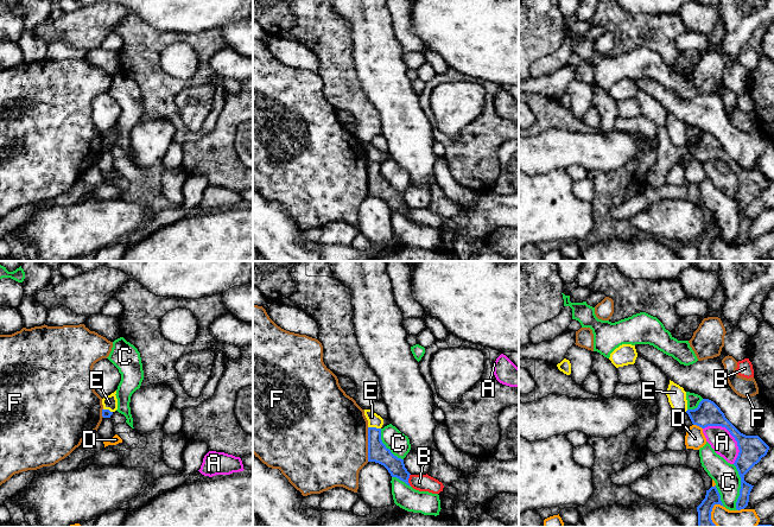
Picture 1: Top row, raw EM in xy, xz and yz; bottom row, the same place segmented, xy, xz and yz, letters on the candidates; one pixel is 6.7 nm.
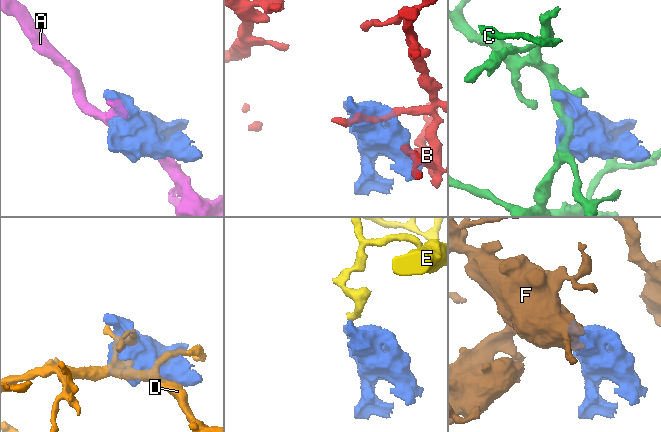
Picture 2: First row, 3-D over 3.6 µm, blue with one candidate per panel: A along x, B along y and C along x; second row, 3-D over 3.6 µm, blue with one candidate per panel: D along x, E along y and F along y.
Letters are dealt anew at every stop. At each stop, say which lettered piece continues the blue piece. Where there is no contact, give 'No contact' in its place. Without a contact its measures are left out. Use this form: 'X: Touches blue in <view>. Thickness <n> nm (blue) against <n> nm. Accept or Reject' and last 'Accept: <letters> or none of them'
A: Touches blue in yz. Thickness 180 nm (blue) against 160 nm. Reject
B: Touches blue in xz. Thickness 120 nm (blue) against 110 nm. Reject
C: Touches blue in yz. Thickness 160 nm (blue) against 180 nm. Reject
D: Touches blue in yz. Thickness 170 nm (blue) against 140 nm. Reject
E: Touches blue in xz. Thickness 140 nm (blue) against 90 nm. Reject
F: Touches blue in xz. Thickness 140 nm (blue) against 500 nm. Reject
Accept: none of them

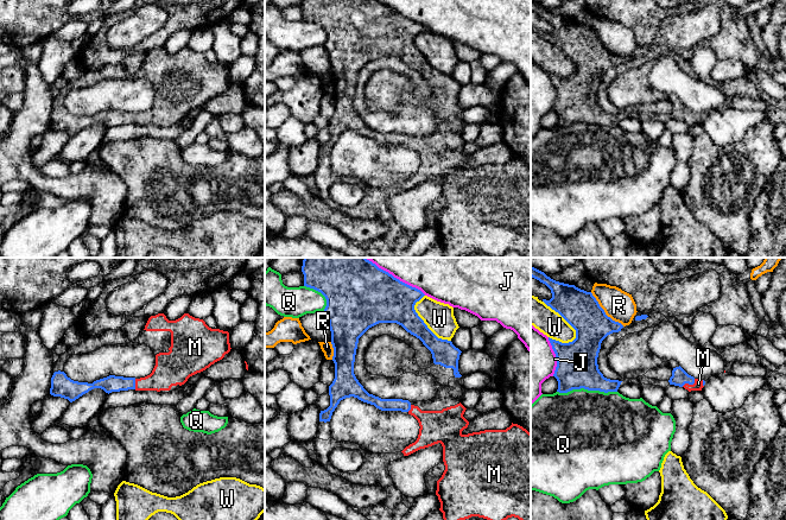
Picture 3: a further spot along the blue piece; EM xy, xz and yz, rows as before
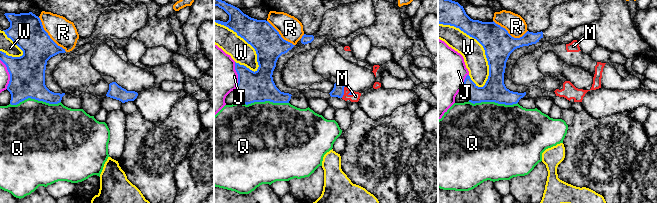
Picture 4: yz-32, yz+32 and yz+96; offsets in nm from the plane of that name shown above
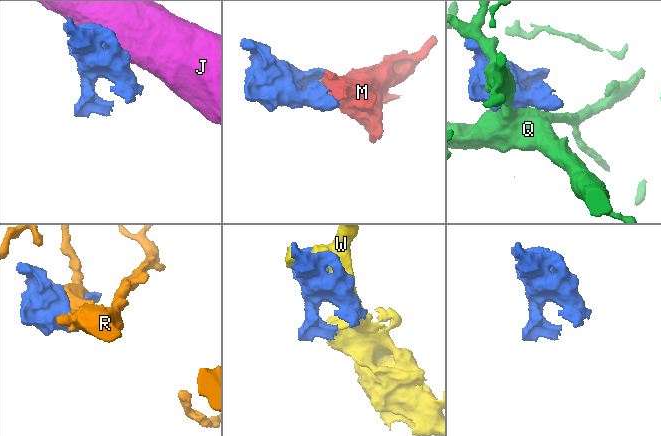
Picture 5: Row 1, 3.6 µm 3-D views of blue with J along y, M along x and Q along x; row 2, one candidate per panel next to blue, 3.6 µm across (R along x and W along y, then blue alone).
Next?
J: Touches blue in xz. Thickness 400 nm (blue) against 220 nm. Reject
M: Touches blue in yz. Thickness 110 nm (blue) against 60 nm. Accept
Q: Touches blue in yz. Thickness 280 nm (blue) against 480 nm. Reject
R: Touches blue in yz. Thickness 240 nm (blue) against 200 nm. Reject
W: Touches blue in yz. Thickness 240 nm (blue) against 190 nm. Reject
Accept: M

